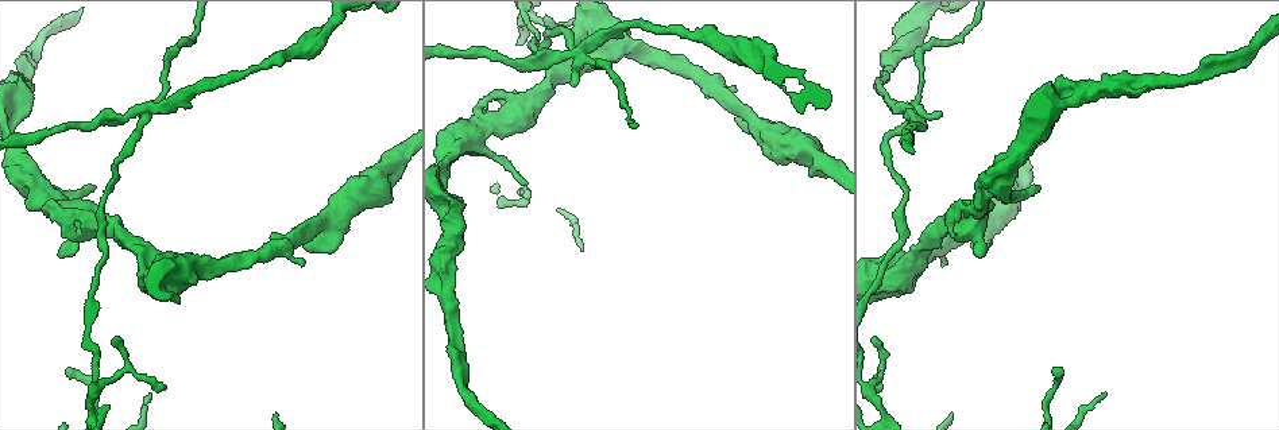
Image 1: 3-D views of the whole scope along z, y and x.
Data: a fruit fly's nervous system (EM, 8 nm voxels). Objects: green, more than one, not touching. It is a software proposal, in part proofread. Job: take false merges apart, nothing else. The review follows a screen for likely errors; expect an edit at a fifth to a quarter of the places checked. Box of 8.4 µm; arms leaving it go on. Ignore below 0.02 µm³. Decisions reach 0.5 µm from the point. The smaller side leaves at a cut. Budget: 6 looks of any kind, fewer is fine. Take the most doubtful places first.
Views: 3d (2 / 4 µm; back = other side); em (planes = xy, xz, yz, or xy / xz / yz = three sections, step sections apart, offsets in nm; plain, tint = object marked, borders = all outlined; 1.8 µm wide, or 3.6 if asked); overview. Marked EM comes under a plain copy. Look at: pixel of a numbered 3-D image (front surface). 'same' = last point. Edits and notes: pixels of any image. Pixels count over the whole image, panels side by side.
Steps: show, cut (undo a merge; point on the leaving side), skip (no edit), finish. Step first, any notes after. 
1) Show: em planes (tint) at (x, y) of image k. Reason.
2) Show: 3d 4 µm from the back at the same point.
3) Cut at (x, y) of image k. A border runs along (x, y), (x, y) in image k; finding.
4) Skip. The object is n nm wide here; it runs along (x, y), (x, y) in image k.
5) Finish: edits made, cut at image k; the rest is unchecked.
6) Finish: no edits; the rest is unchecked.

Show: 3d 2 µm from the back at (576, 56) of image 1. Sharp bend.

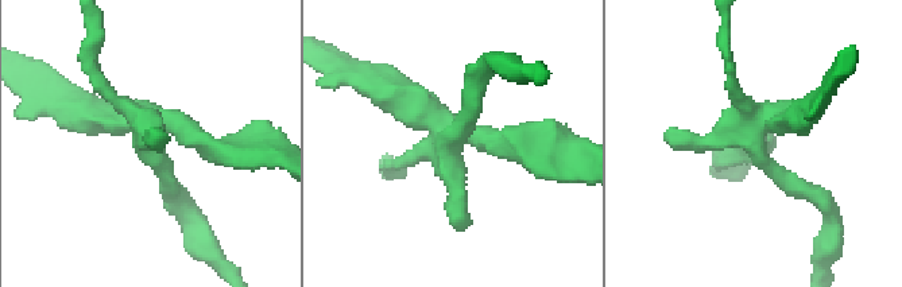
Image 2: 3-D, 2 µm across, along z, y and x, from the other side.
Show: em xy step 16 (tint) at (449, 138) of image 2.

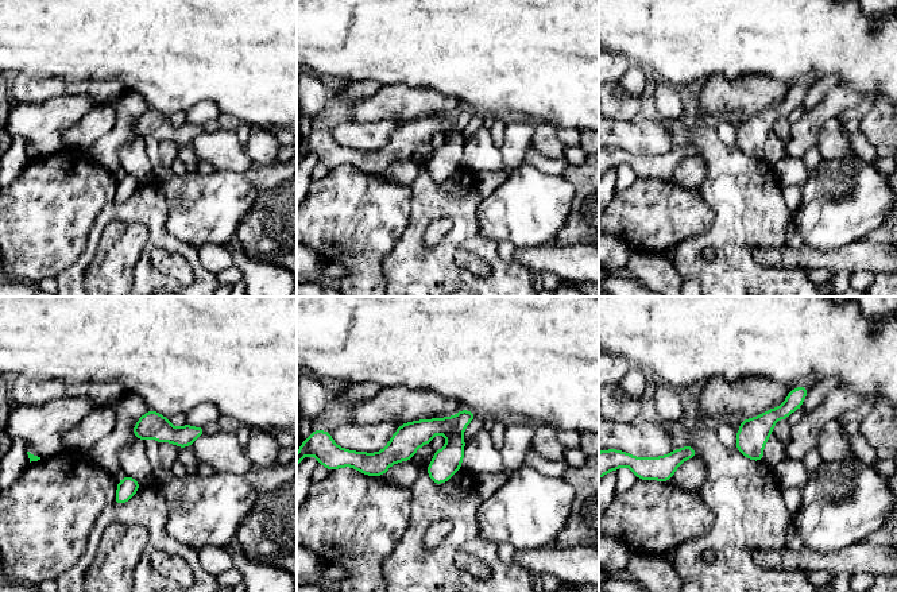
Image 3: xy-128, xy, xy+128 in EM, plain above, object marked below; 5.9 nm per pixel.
Show: em yz step 8 (tint) at the same point.

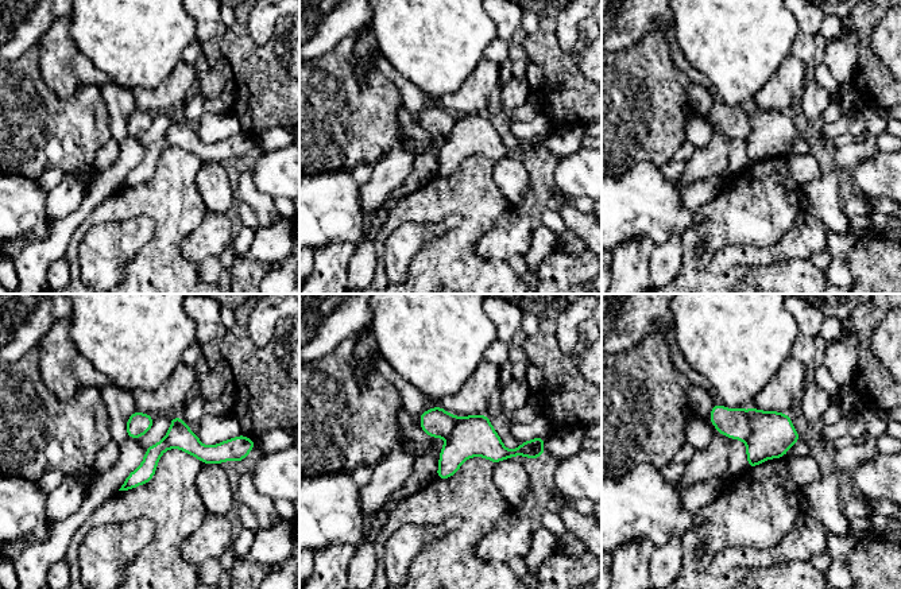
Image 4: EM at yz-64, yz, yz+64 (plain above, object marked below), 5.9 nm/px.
Cut at (774, 434) of image 4. The object is 140 nm wide here; a border runs along (749, 410), (753, 433), (746, 442) in image 4; a second neuron is stuck on.

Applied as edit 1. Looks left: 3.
Show: overview.

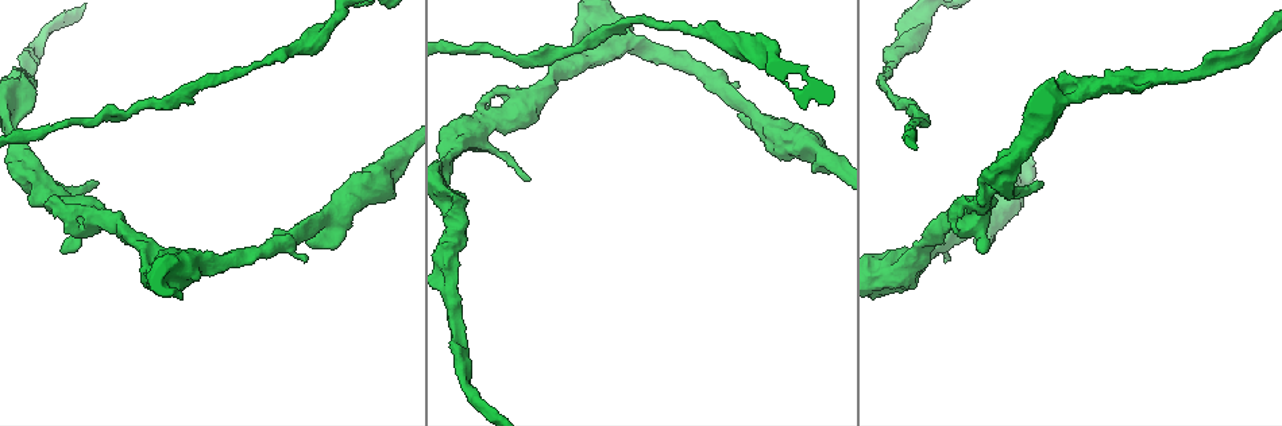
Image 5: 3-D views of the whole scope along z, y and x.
Show: em xz step 8 (tint) at (757, 124) of image 5. Sudden change in width.

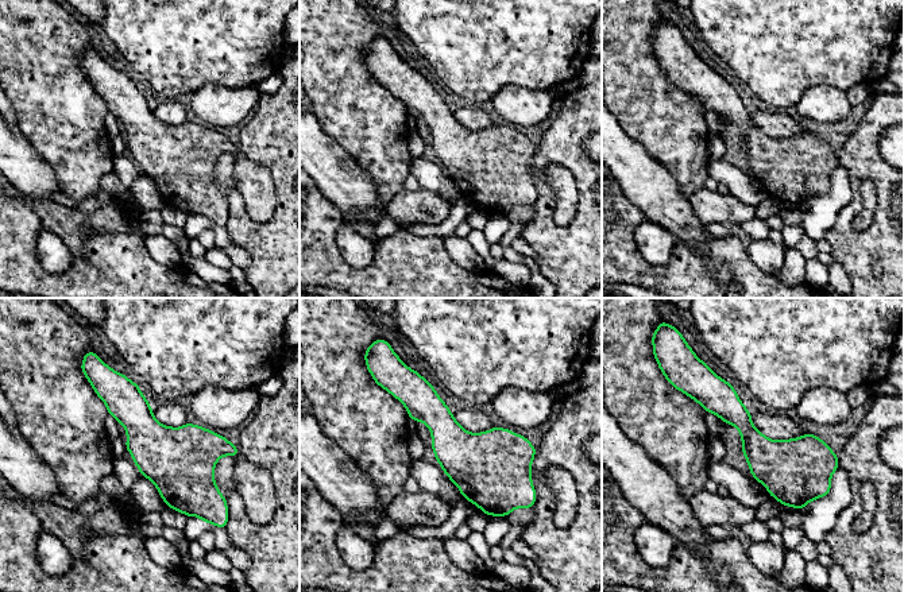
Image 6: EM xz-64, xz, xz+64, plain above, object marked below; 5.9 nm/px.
Show: em xy step 16 (tint) at the same point. Cut it another way.

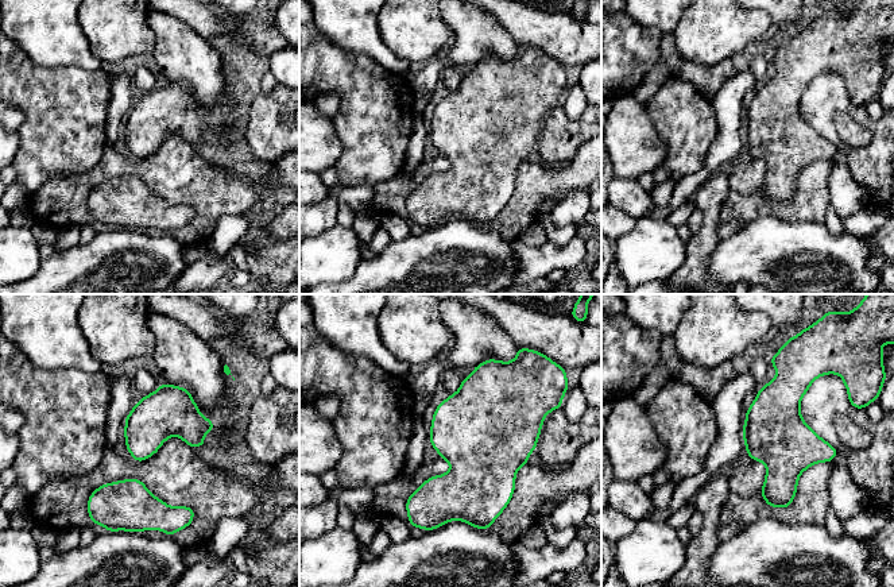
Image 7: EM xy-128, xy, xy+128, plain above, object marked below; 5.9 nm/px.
Skip. One neuron here.

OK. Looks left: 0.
Finish: edits made, cut at image 4; the rest is unchecked.

